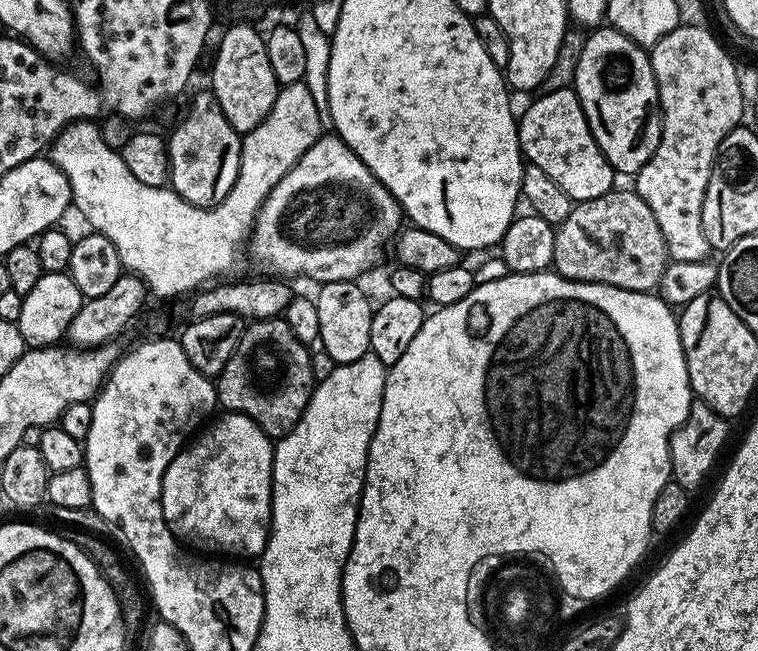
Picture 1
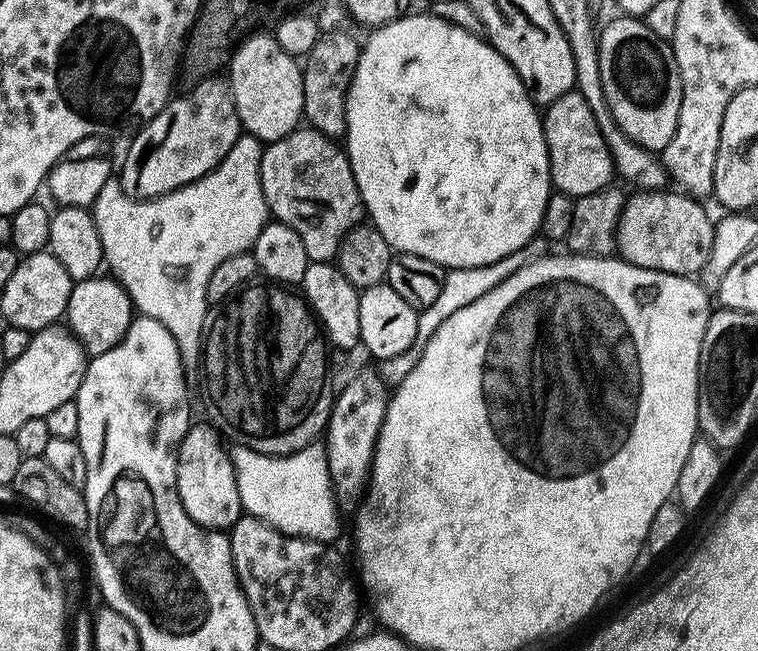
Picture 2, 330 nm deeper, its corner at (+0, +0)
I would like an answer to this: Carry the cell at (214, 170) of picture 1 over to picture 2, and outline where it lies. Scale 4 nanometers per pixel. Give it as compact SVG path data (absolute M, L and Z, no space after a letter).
M205 78L183 94L185 96L177 95L169 99L168 105L143 125L137 131L140 133L133 138L132 145L124 156L124 169L121 170L120 176L118 172L118 183L127 196L137 198L165 196L168 192L184 188L195 180L201 180L207 172L217 168L224 161L226 154L235 146L236 139L242 135L242 125L232 97L232 86L227 79Z

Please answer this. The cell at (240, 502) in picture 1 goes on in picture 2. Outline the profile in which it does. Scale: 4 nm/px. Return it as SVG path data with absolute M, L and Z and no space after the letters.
M193 423L184 435L176 461L176 493L186 514L209 530L228 530L240 521L242 509L229 449L224 449L220 436L208 424Z

